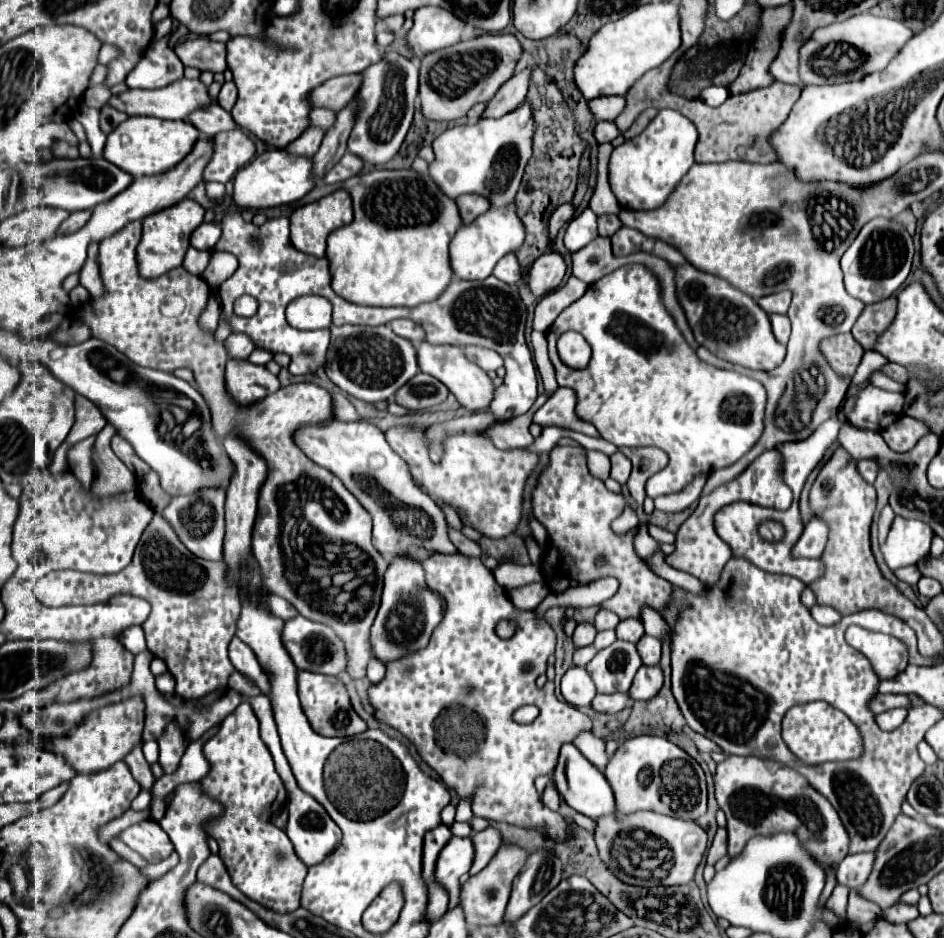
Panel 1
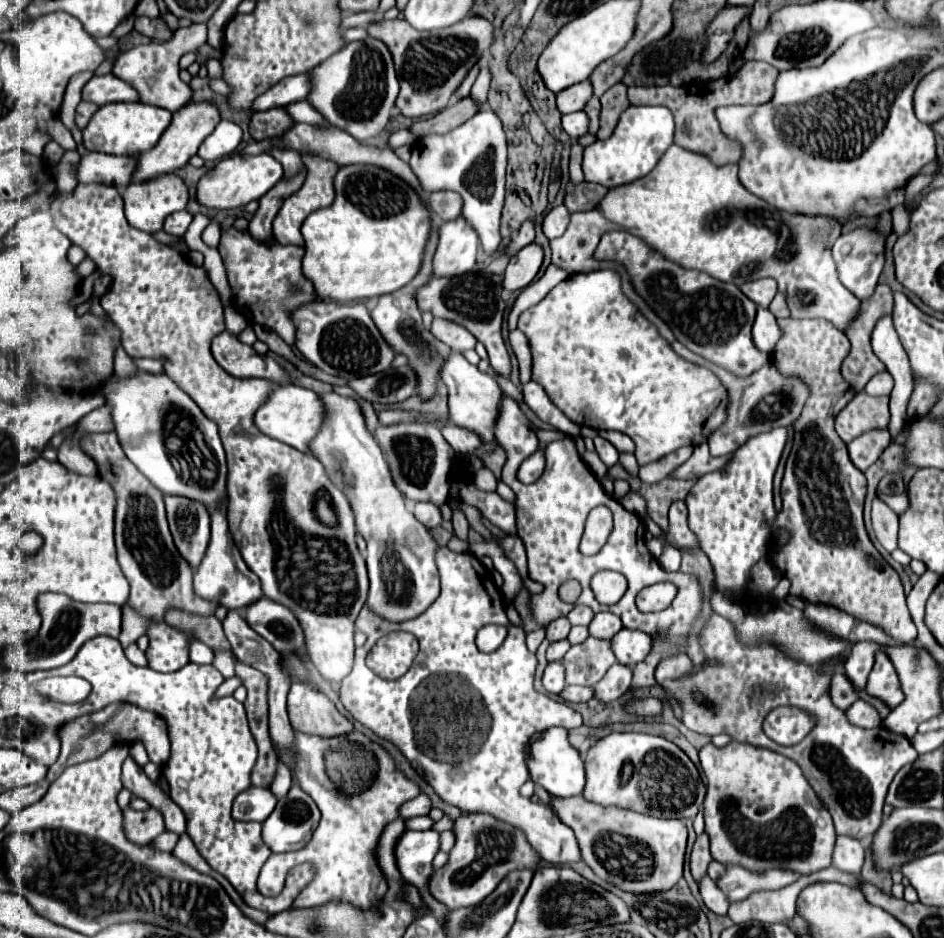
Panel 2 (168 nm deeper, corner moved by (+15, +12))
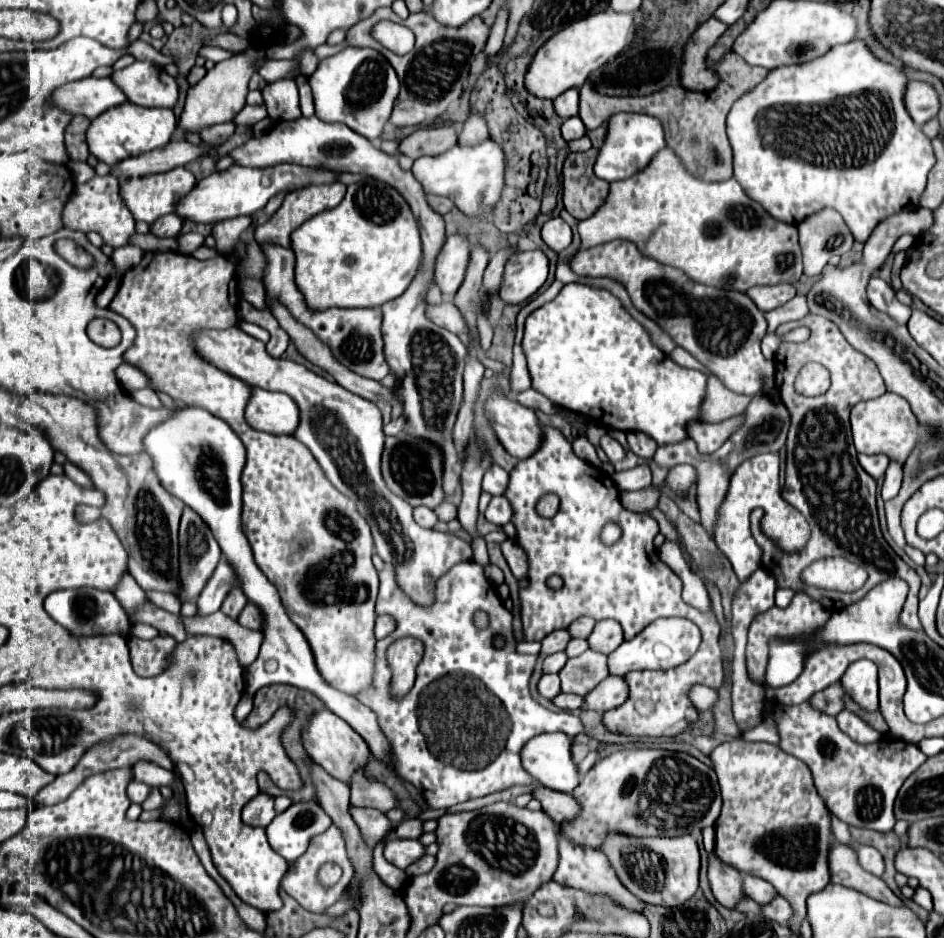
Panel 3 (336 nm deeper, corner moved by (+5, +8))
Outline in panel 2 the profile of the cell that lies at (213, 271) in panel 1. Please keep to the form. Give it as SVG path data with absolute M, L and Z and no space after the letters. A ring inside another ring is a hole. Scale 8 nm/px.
M211 221L211 223L207 225L207 229L203 231L203 243L205 243L207 247L217 249L217 245L219 245L219 235L221 235L219 225L217 225L215 221Z

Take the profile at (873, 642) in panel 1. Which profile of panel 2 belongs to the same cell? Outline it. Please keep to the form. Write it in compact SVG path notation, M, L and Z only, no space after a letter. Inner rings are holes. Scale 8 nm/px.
M861 641L853 645L851 653L847 655L845 661L845 673L847 677L857 685L857 689L863 689L867 683L867 675L873 667L873 657L881 647L873 641Z

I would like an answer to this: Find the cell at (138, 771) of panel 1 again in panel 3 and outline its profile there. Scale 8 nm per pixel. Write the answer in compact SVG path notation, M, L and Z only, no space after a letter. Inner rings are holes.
M129 783L129 787L127 787L127 797L129 797L129 801L131 803L143 803L145 799L147 799L147 795L149 795L149 785L145 785L145 783Z

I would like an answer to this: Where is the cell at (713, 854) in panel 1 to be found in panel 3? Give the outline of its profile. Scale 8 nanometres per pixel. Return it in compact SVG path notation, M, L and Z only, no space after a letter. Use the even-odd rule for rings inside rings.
M717 857L709 859L709 883L715 899L729 909L735 909L737 903L745 899L743 875L731 865L719 861Z

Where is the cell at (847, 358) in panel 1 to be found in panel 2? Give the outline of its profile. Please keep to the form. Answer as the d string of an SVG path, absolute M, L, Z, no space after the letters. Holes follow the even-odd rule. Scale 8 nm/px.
M777 319L781 327L781 339L775 345L773 359L777 367L787 373L801 377L809 389L811 395L803 407L801 417L793 423L795 427L795 443L791 449L791 455L787 459L781 497L783 497L783 509L777 515L777 521L773 529L785 527L791 531L791 539L785 547L775 547L773 539L767 549L769 561L781 571L783 577L791 581L791 595L803 597L809 603L823 603L839 607L853 617L879 625L885 629L893 639L899 641L913 641L917 637L917 627L911 619L911 613L905 603L905 593L899 575L893 571L893 567L879 555L879 551L873 547L873 543L867 537L865 525L863 525L863 499L865 499L865 475L851 463L847 455L847 445L837 435L833 421L839 415L839 411L851 401L853 393L849 391L849 385L841 377L841 361L847 357L851 345L843 331L839 331L833 323L827 319Z

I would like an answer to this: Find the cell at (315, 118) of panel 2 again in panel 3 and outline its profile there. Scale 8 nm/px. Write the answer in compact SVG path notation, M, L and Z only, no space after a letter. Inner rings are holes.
M293 79L271 83L263 89L265 107L271 119L295 119L301 115L297 85Z

